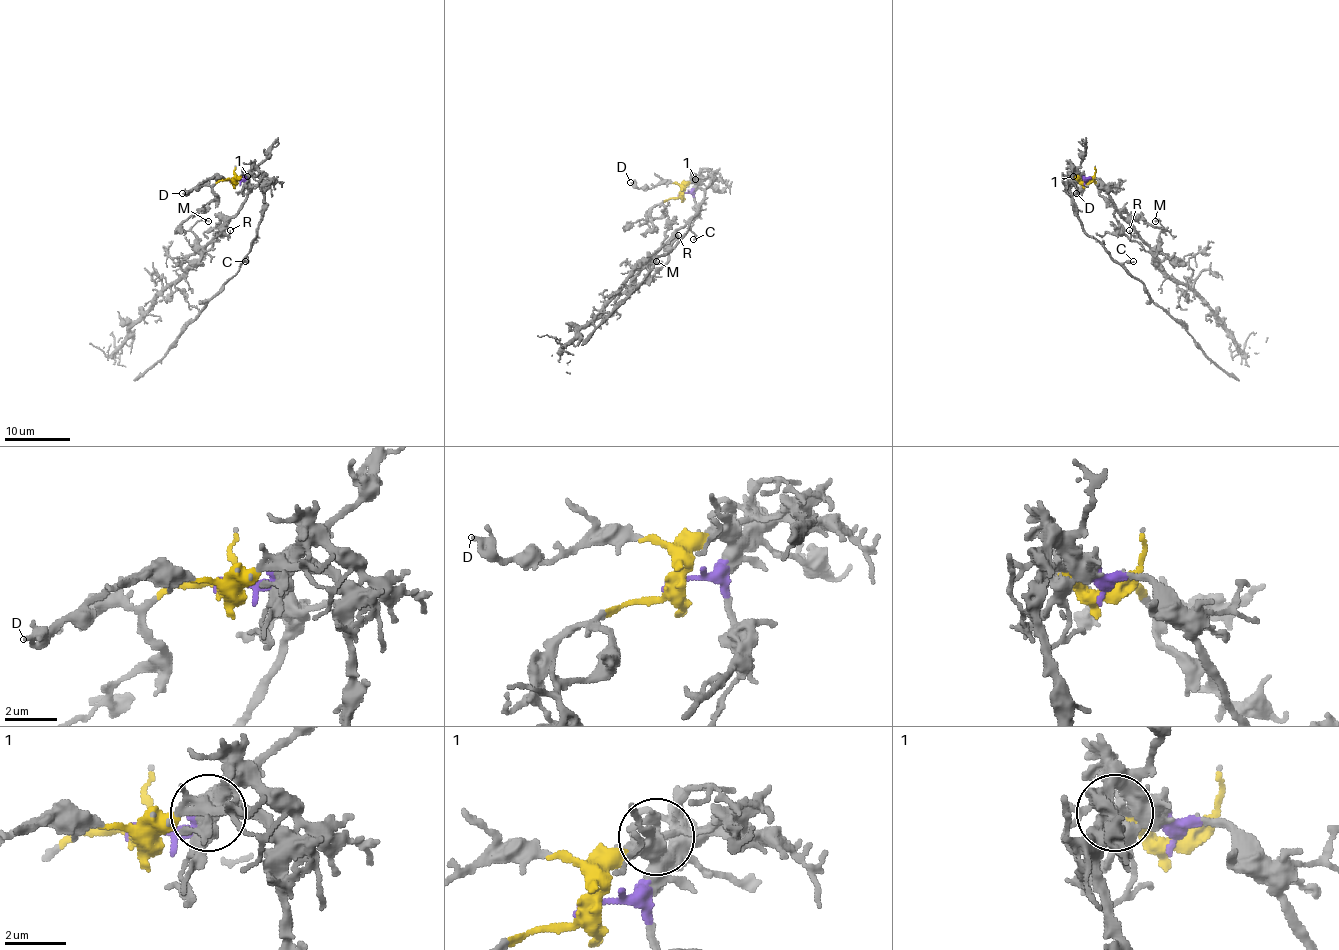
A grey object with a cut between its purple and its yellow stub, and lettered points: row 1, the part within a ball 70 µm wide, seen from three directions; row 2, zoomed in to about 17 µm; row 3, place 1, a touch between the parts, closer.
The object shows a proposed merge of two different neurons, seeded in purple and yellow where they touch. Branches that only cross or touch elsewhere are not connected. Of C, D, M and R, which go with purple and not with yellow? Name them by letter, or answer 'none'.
M, R

